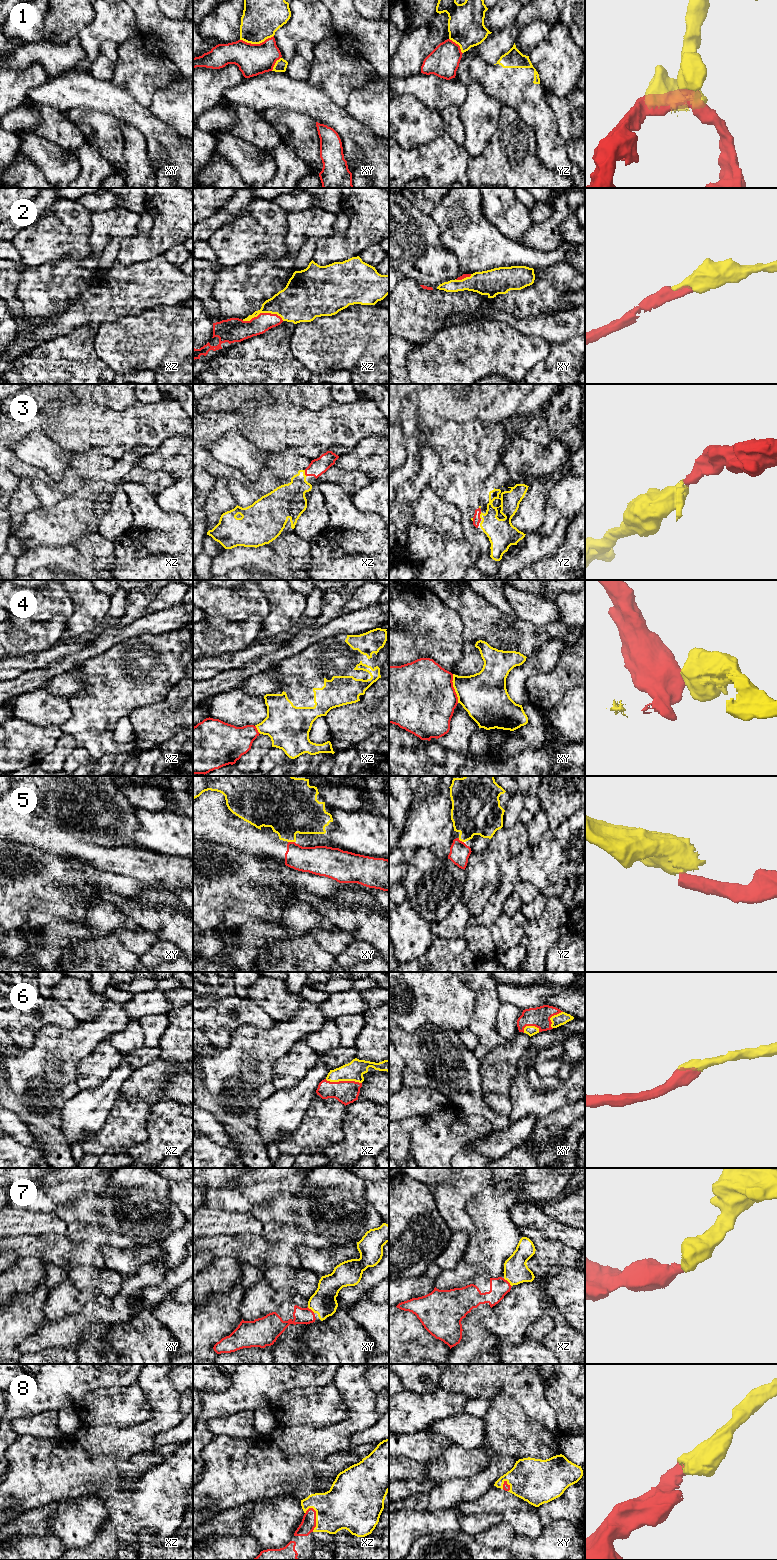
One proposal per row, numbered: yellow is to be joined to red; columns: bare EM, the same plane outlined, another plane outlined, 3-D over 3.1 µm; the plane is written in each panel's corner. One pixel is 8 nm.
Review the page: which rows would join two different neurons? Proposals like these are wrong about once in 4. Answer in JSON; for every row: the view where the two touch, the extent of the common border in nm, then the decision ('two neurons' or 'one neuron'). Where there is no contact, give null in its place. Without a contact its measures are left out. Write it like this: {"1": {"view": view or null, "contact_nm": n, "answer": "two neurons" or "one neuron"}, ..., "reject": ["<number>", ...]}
{"1": {"view": "xy", "contact_nm": 280, "answer": "two neurons"}, "2": {"view": "xz", "contact_nm": 340, "answer": "one neuron"}, "3": {"view": "yz", "contact_nm": 60, "answer": "one neuron"}, "4": {"view": "xy", "contact_nm": 240, "answer": "two neurons"}, "5": {"view": "xy", "contact_nm": 60, "answer": "two neurons"}, "6": {"view": "xz", "contact_nm": 300, "answer": "one neuron"}, "7": {"view": "xz", "contact_nm": 100, "answer": "one neuron"}, "8": {"view": "xz", "contact_nm": 200, "answer": "one neuron"}, "reject": ["1", "4", "5"]}

